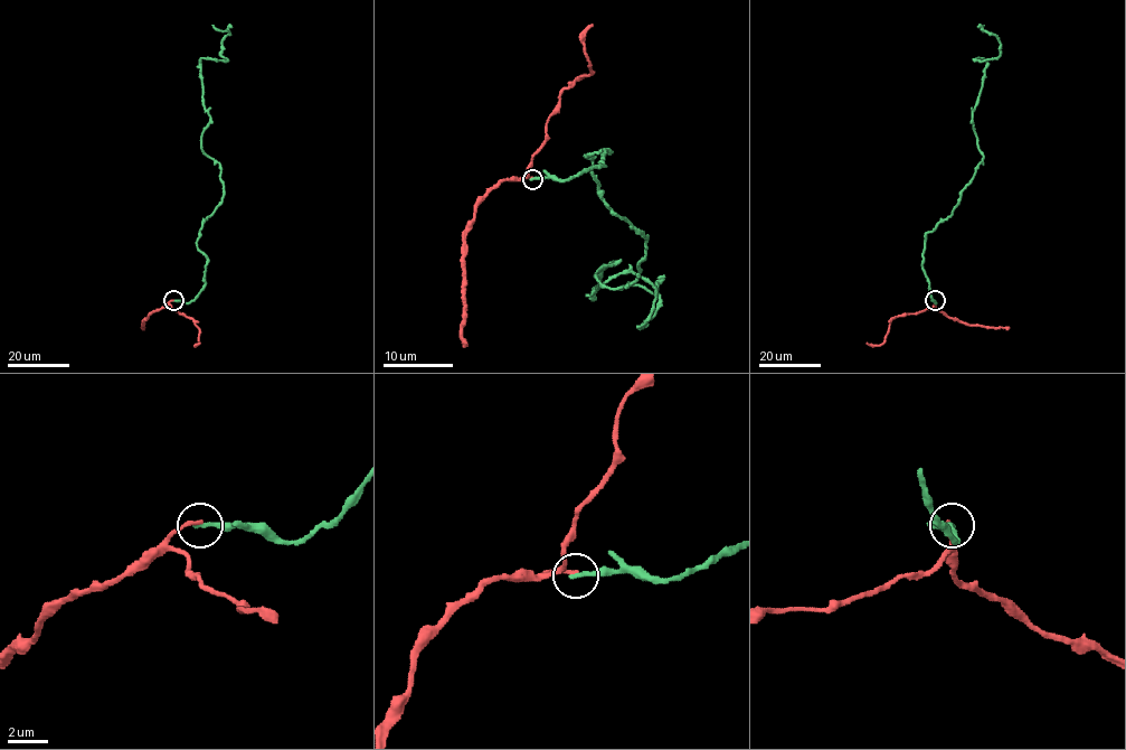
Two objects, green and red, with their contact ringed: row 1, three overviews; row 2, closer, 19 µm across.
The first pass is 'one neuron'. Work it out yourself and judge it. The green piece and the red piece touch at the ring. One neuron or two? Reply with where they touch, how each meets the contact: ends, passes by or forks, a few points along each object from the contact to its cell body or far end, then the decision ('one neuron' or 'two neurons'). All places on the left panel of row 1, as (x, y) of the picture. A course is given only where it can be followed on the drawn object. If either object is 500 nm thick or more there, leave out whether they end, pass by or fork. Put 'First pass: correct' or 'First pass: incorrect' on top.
First pass: incorrect
at (173, 300); green ends there; red ends there; green runs (172, 300), (205, 284), (197, 240), (223, 196), (201, 149), (200, 59), (227, 59), (213, 25); red runs (172, 300), (168, 302), (172, 309), (192, 320), (199, 329), (196, 345), (200, 343); two neurons

